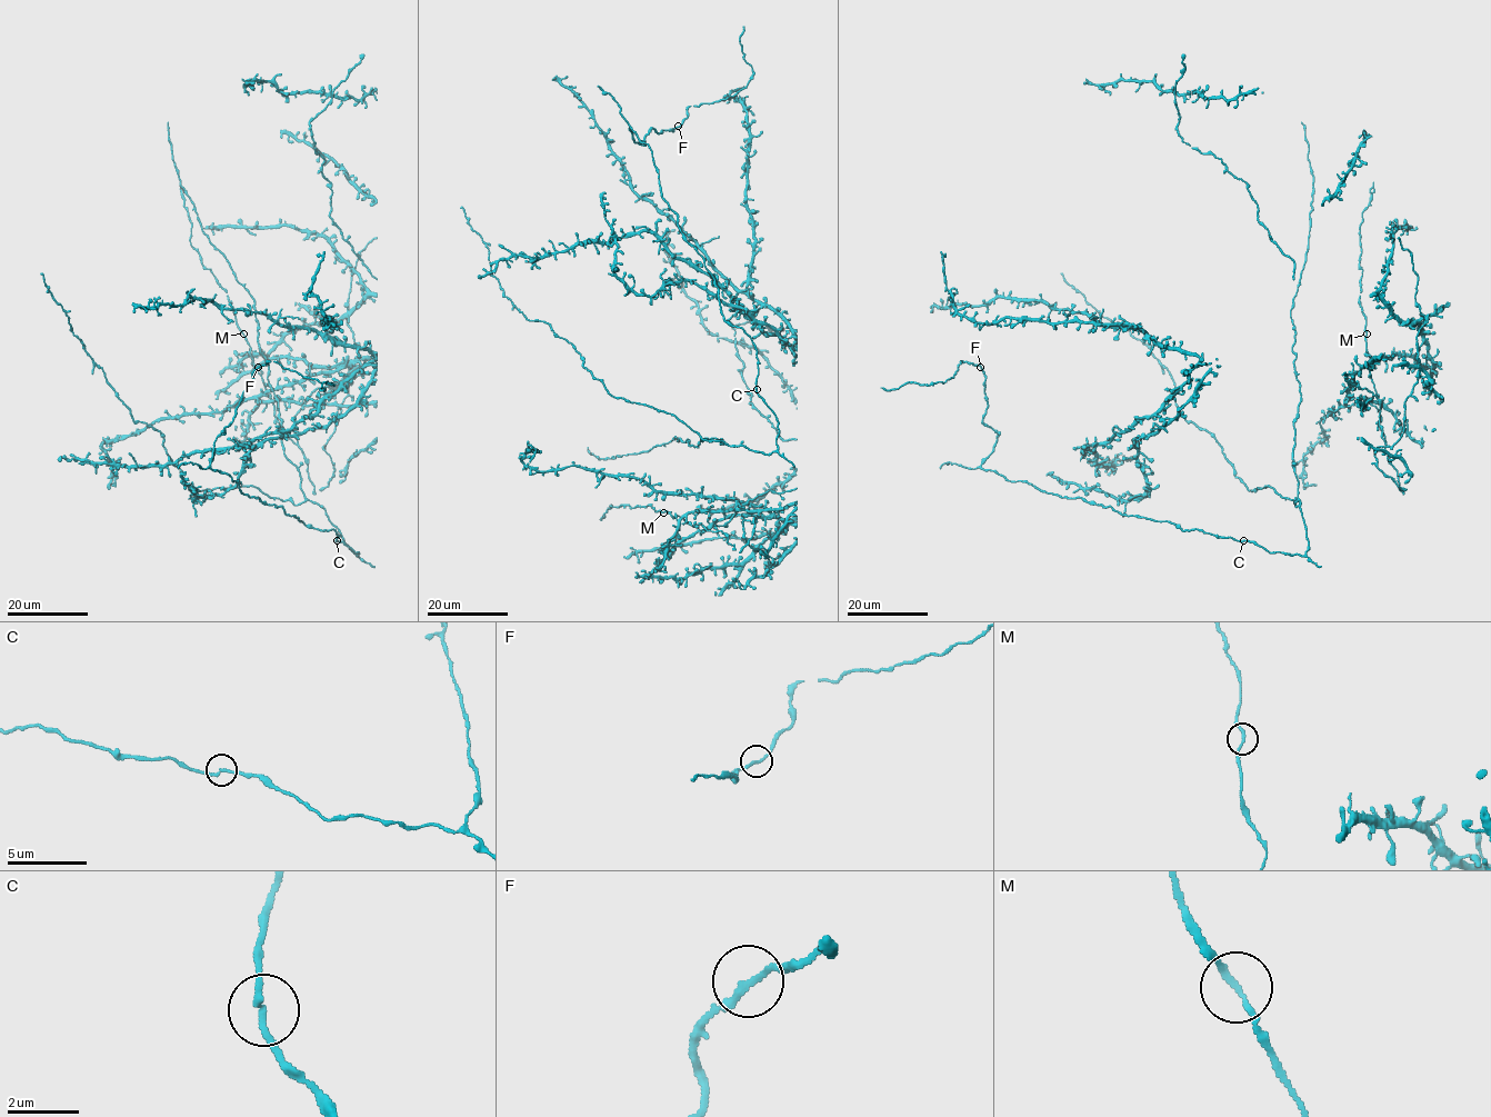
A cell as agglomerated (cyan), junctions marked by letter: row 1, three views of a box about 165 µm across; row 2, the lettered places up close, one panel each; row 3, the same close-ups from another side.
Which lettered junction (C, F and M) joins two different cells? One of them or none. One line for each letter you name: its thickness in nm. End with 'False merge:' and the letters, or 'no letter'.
False merge: no letter

